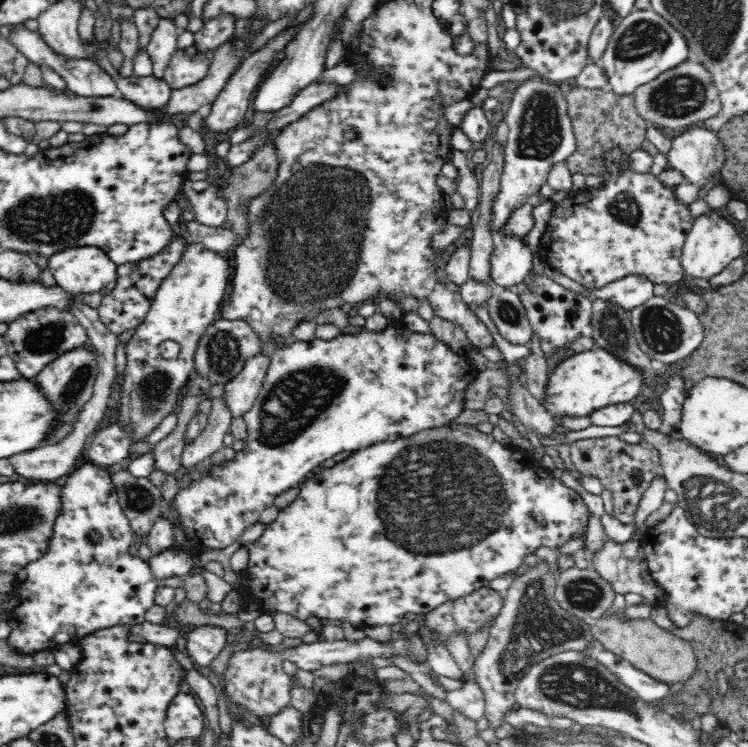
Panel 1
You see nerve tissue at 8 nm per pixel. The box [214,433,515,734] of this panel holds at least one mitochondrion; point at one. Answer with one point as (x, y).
(440, 495)

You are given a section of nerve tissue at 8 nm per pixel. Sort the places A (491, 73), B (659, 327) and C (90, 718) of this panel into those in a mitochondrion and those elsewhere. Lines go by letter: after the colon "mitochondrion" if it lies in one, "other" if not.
A: other
B: mitochondrion
C: other

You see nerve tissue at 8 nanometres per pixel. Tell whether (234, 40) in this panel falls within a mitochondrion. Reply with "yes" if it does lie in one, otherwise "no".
no

